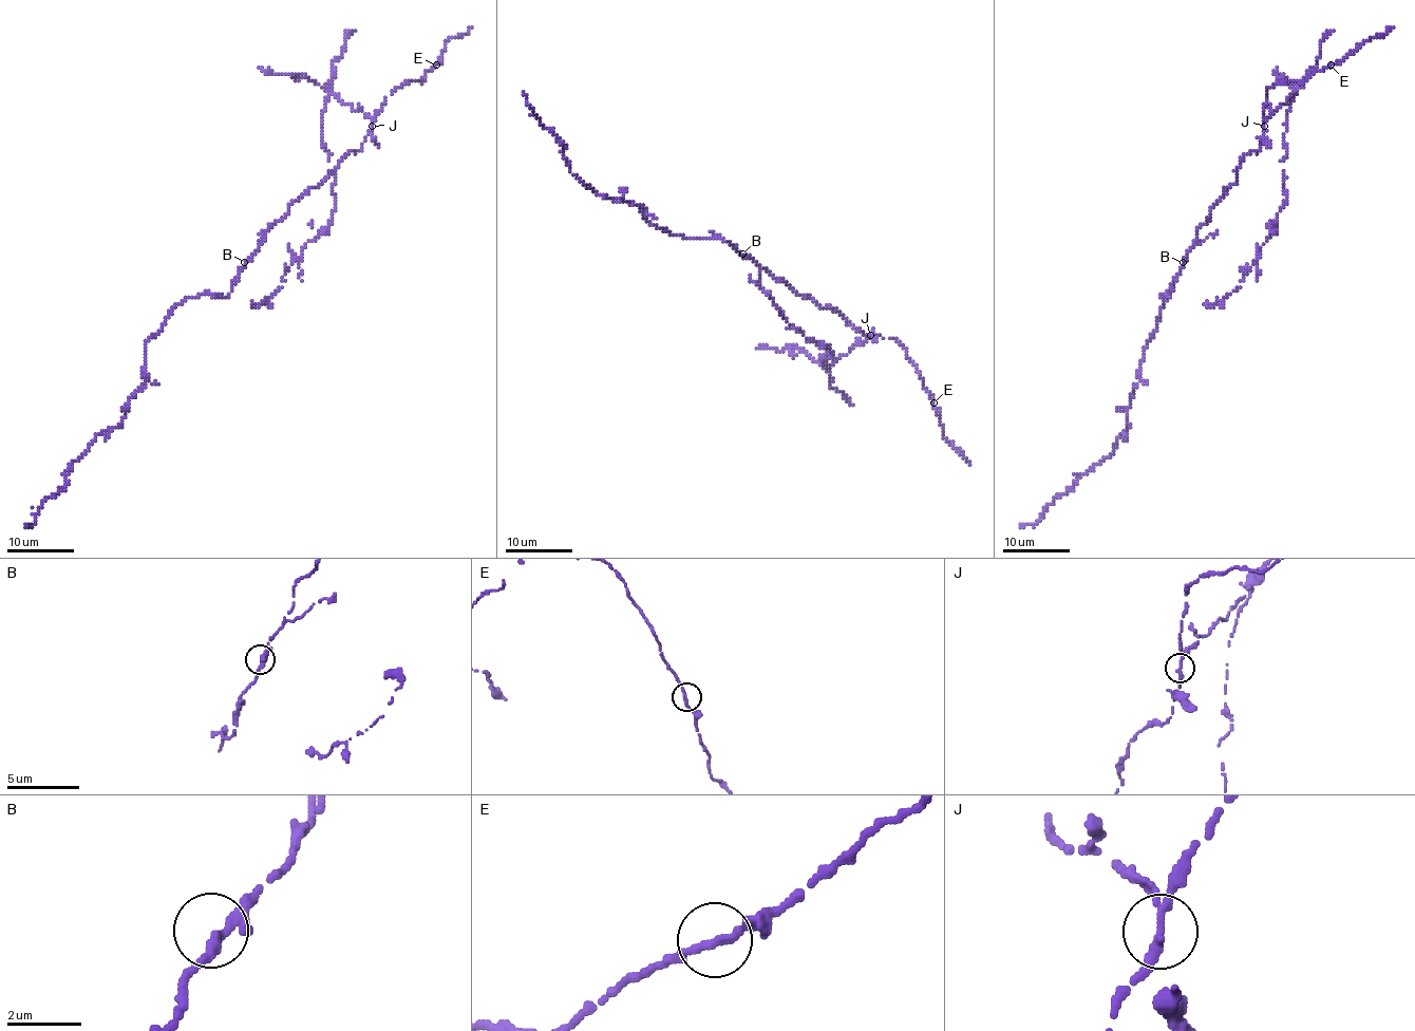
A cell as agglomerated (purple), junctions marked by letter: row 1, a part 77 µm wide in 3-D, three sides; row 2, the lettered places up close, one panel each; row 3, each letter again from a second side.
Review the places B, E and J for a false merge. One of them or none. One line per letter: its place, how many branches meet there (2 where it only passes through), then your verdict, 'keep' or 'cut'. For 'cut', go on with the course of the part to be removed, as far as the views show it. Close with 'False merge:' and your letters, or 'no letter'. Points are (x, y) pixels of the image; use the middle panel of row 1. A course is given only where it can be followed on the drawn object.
B: (742, 254) | 3 | keep
E: (934, 402) | 2 | keep
J: (870, 335) | 3 | cut | (870, 336), (829, 369), (818, 357), (832, 357), (830, 349), (804, 336), (749, 276)
False merge: J

